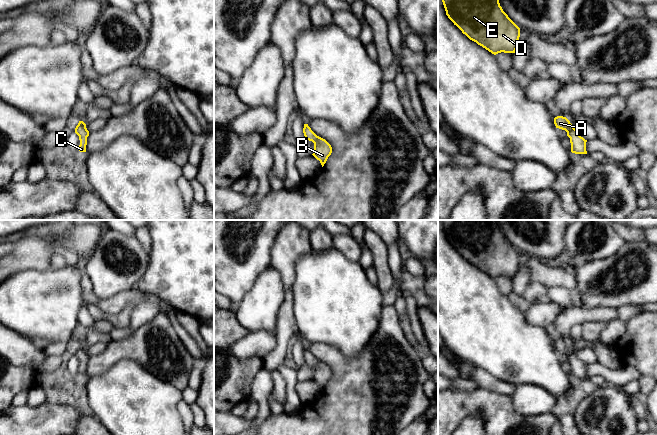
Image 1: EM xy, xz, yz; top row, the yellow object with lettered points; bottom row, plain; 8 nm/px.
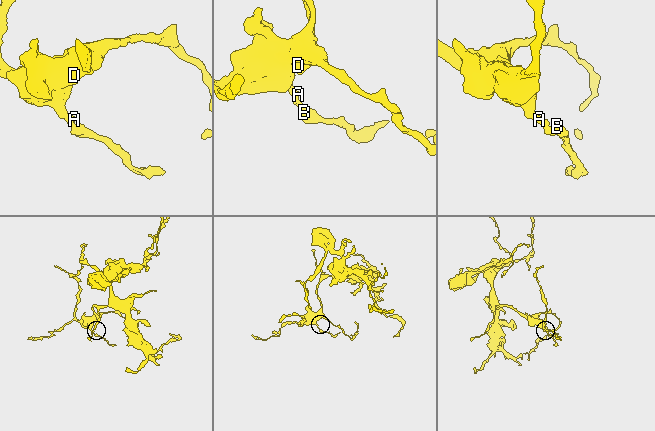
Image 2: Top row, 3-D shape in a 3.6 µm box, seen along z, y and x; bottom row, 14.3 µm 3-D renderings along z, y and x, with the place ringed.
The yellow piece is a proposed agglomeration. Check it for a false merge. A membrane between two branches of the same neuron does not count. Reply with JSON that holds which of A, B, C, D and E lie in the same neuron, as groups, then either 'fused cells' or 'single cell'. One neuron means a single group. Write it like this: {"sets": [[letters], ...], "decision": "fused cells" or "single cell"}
{"sets": [["A", "B", "C", "D", "E"]], "decision": "single cell"}

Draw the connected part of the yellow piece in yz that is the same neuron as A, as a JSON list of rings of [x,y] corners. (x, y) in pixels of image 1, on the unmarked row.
[[[557,340],[554,342],[554,348],[556,352],[565,354],[567,360],[570,362],[571,376],[575,378],[587,378],[586,366],[583,361],[581,361],[576,352],[570,347],[570,345],[563,340]]]

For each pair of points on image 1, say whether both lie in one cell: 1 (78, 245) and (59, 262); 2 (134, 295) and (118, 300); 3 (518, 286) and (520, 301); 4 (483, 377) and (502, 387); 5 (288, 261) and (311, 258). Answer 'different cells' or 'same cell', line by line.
1: different cells
2: same cell
3: different cells
4: same cell
5: different cells

